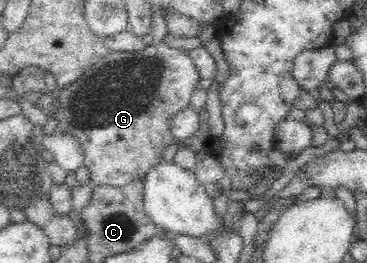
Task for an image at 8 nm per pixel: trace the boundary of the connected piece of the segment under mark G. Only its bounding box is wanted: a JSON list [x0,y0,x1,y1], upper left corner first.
[53,42,201,187]

